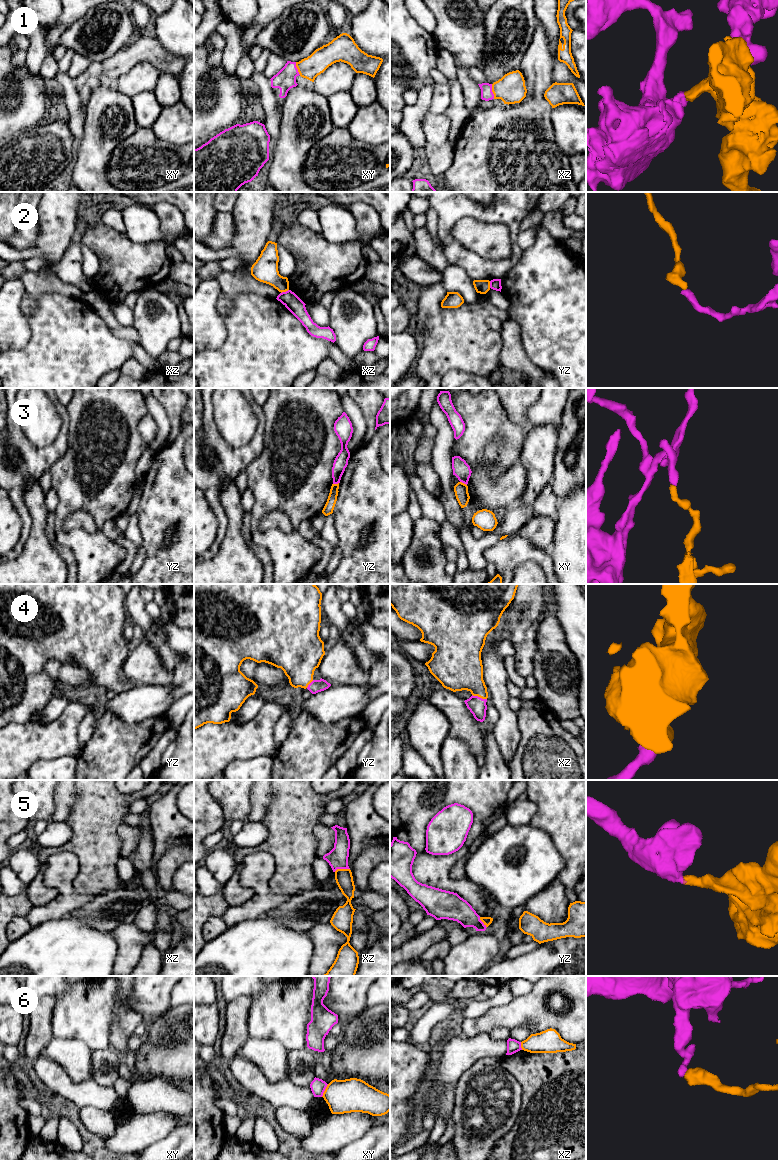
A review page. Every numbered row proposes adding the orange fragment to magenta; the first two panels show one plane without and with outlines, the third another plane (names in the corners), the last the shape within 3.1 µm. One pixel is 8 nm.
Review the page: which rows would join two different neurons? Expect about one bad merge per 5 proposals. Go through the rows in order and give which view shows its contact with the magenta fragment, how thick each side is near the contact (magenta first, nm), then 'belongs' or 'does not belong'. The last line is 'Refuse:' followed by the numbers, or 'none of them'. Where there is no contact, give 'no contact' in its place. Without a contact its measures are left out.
1: meets magenta in xz; 100 nm thick on the magenta side, 240 nm on the other; belongs
2: meets magenta in xz; 140 nm thick on the magenta side, 200 nm on the other; does not belong
3: meets magenta in xy; 140 nm thick on the magenta side, 110 nm on the other; does not belong
4: meets magenta in xz; 140 nm thick on the magenta side, 300 nm on the other; belongs
5: meets magenta in xz; 160 nm thick on the magenta side, 140 nm on the other; belongs
6: meets magenta in xy; 120 nm thick on the magenta side, 280 nm on the other; does not belong
Refuse: 2, 3, 6

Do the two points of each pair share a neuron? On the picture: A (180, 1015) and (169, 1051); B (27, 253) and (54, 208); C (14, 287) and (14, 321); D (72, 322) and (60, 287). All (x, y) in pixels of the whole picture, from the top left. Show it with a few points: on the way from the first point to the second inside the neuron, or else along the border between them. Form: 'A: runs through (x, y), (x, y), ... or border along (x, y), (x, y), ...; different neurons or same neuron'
A: runs through (180, 1024), (180, 1040), (178, 1042); same neuron
B: runs through (40, 246), (54, 232), (54, 221); same neuron
C: runs through (14, 295), (14, 313); same neuron
D: border along (39, 295), (44, 293), (61, 293), (79, 299); different neurons

